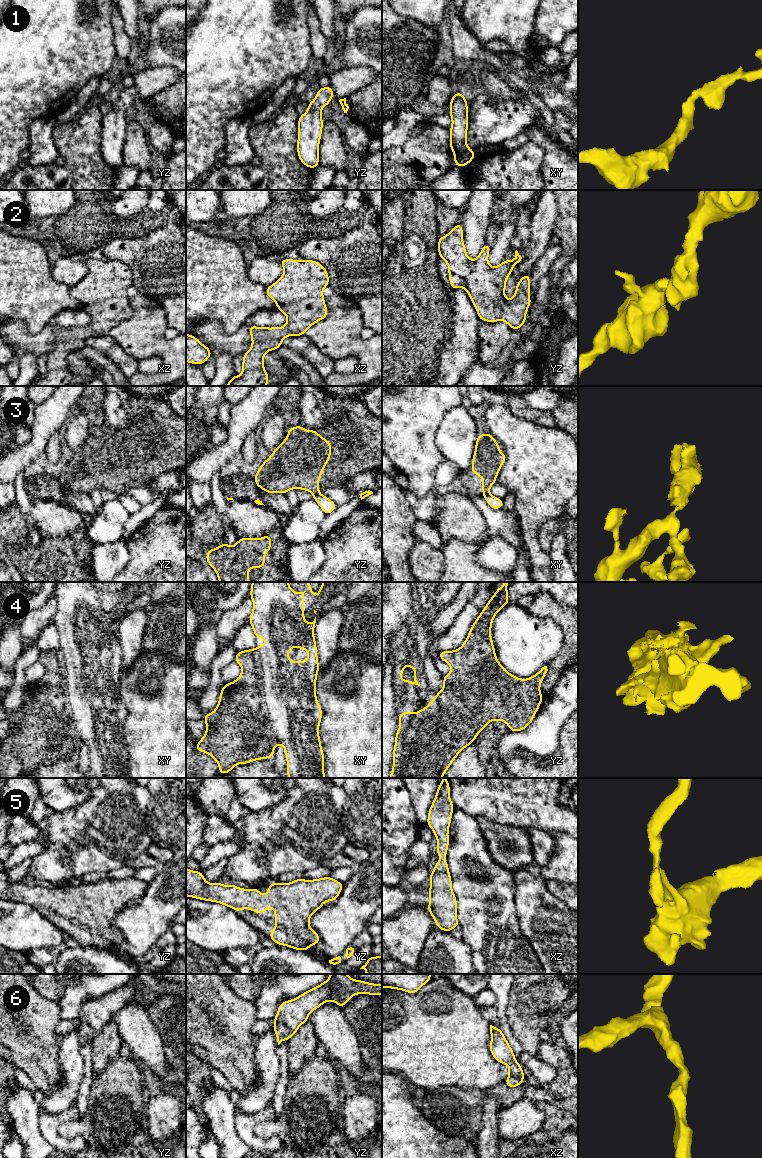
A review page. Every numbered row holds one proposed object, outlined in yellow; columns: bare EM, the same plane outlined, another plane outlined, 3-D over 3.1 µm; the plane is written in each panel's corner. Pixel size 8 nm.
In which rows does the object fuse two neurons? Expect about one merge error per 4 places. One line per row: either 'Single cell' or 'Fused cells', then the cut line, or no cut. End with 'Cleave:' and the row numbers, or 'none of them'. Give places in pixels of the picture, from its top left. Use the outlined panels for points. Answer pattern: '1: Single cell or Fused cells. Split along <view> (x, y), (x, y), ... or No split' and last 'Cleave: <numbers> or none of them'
1: Single cell. No split
2: Single cell. No split
3: Fused cells. Split along yz (319, 493), (313, 495)
4: Fused cells. Split along xy (256, 657), (260, 698), (275, 745)
5: Single cell. No split
6: Single cell. No split
Cleave: 3, 4

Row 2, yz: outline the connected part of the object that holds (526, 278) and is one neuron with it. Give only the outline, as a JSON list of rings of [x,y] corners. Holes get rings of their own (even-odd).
[[[459,222],[446,236],[439,237],[438,253],[439,258],[448,264],[451,287],[453,290],[463,287],[467,291],[480,320],[491,323],[502,320],[515,332],[526,323],[526,313],[531,305],[531,297],[528,295],[530,292],[530,275],[525,274],[518,281],[513,298],[505,298],[507,278],[512,273],[514,266],[522,259],[517,250],[514,260],[504,260],[500,265],[492,267],[488,262],[490,246],[489,243],[486,243],[478,257],[471,260],[466,253],[463,227]]]

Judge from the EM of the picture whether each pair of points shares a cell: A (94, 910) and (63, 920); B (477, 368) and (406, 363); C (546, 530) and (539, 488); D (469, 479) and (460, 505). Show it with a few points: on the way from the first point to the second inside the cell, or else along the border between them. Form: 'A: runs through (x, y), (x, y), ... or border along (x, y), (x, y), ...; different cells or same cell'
A: runs through (86, 912), (71, 912); same cell
B: border along (479, 361), (475, 361), (462, 375); different cells
C: border along (542, 524), (538, 534), (540, 547); different cells
D: border along (466, 493), (471, 498); different cells

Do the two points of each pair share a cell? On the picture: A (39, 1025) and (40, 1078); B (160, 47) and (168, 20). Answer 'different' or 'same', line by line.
A: same
B: same

